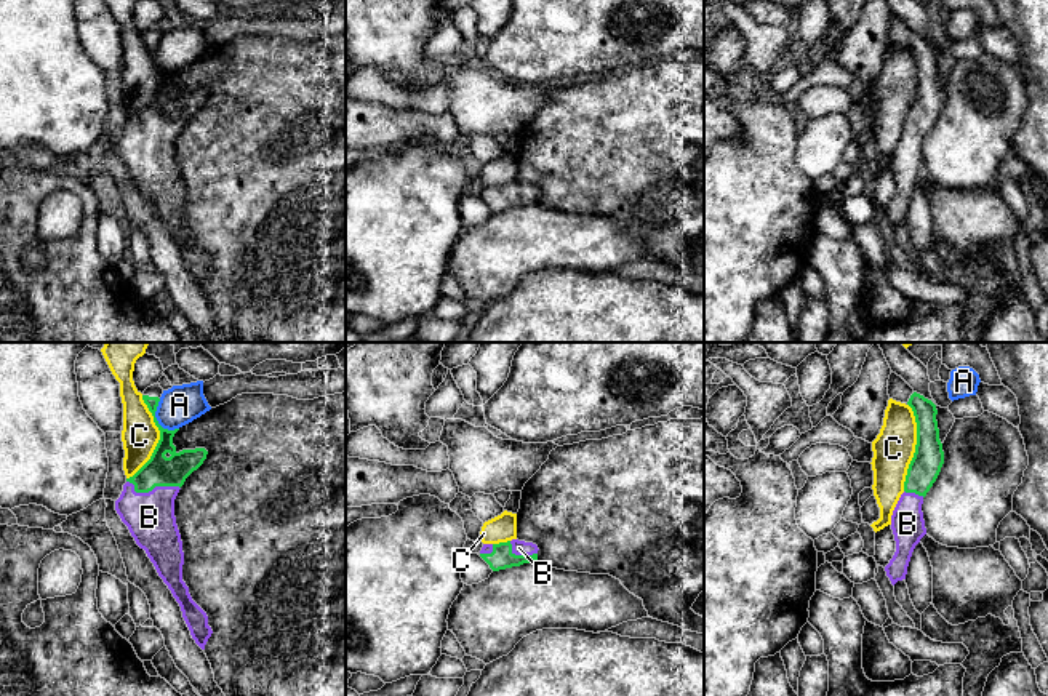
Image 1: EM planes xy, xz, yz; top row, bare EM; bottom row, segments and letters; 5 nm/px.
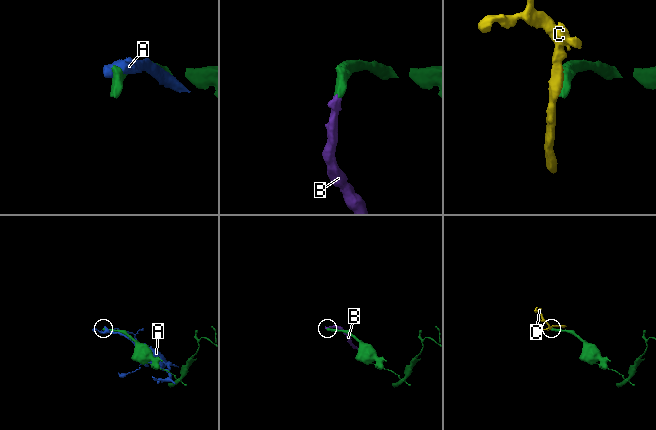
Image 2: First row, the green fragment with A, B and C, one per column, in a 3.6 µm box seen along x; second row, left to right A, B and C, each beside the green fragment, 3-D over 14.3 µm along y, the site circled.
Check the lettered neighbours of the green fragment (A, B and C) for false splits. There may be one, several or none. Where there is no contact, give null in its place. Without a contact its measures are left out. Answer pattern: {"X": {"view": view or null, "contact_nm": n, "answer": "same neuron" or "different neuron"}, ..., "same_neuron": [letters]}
{"A": {"view": "xy", "contact_nm": 190, "answer": "different neuron"}, "B": {"view": "xy", "contact_nm": 280, "answer": "same neuron"}, "C": {"view": "xy", "contact_nm": 440, "answer": "different neuron"}, "same_neuron": ["B"]}

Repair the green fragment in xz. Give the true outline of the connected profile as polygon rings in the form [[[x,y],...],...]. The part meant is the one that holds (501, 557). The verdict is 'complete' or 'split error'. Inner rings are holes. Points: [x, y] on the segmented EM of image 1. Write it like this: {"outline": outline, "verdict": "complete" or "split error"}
{"outline": [[[512,539],[499,544],[483,544],[480,557],[493,571],[520,566],[538,560],[538,546]]], "verdict": "split error"}

